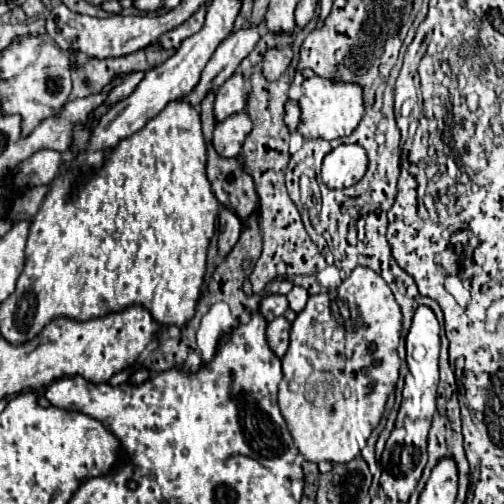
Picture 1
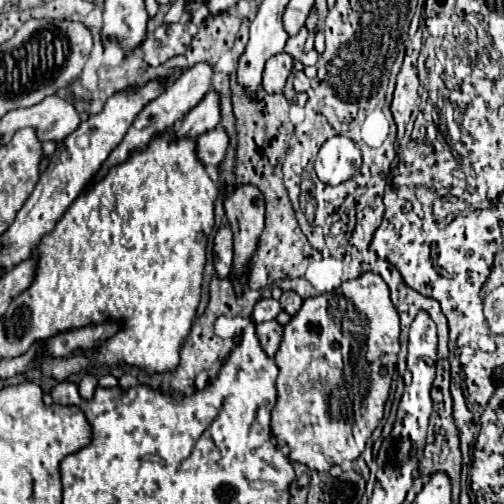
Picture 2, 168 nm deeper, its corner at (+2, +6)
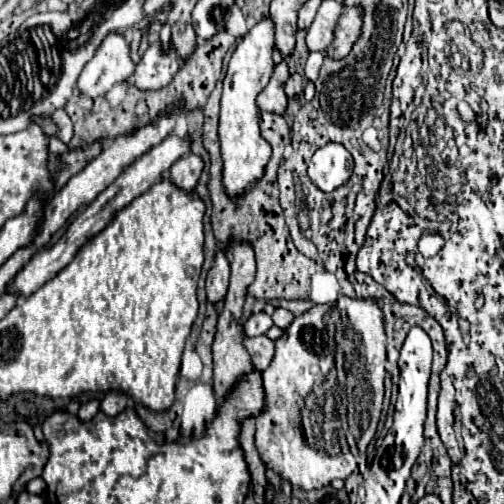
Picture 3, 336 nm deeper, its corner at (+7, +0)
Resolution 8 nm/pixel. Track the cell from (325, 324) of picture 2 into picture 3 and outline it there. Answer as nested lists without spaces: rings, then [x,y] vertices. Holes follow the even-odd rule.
[[[339,296],[339,300],[333,302],[333,304],[315,304],[305,314],[297,316],[291,322],[291,326],[283,332],[283,336],[279,340],[275,340],[275,358],[271,360],[269,368],[263,372],[263,388],[265,388],[265,394],[267,394],[265,396],[267,410],[257,416],[255,446],[257,446],[257,452],[261,454],[261,460],[265,462],[265,466],[275,468],[275,472],[279,472],[285,480],[289,480],[293,486],[301,486],[303,490],[313,490],[313,488],[327,486],[333,478],[343,478],[345,480],[353,470],[357,470],[359,452],[357,452],[355,446],[351,446],[351,442],[347,438],[347,430],[349,430],[349,426],[367,426],[367,442],[371,442],[371,438],[375,436],[381,406],[383,406],[385,362],[387,362],[387,336],[385,336],[385,324],[383,324],[383,310],[377,306],[377,302],[373,298],[357,300],[357,298],[349,298],[349,296]]]

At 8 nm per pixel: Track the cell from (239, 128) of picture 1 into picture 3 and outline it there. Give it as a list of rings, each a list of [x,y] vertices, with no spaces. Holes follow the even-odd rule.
[[[189,154],[185,158],[179,158],[171,166],[171,178],[177,182],[177,186],[185,186],[185,190],[193,190],[199,182],[199,176],[205,168],[205,162],[197,154]]]

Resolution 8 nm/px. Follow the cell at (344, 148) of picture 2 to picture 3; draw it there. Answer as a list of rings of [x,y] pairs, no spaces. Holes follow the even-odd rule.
[[[335,142],[319,148],[309,162],[309,178],[323,192],[333,192],[341,184],[345,184],[351,172],[353,156],[345,150],[345,146]]]

